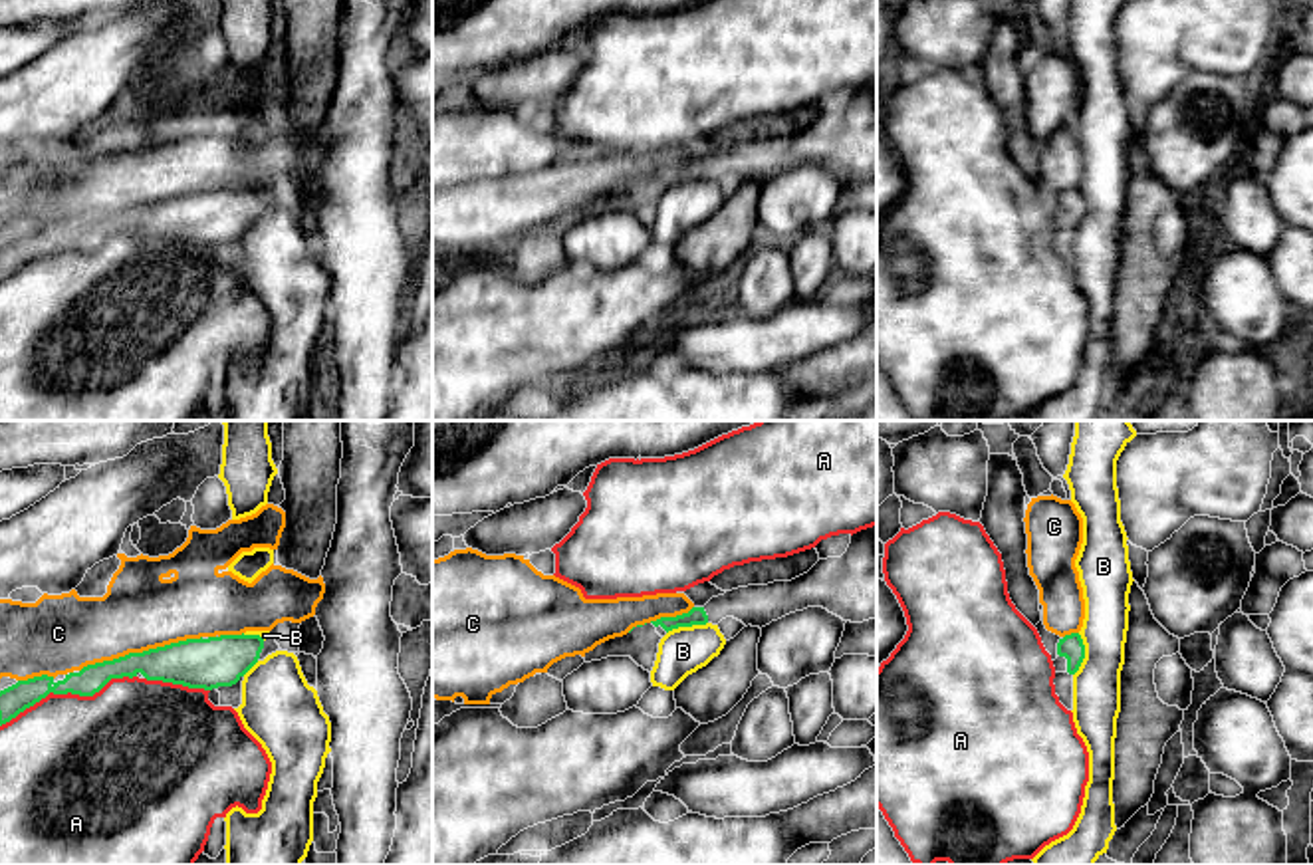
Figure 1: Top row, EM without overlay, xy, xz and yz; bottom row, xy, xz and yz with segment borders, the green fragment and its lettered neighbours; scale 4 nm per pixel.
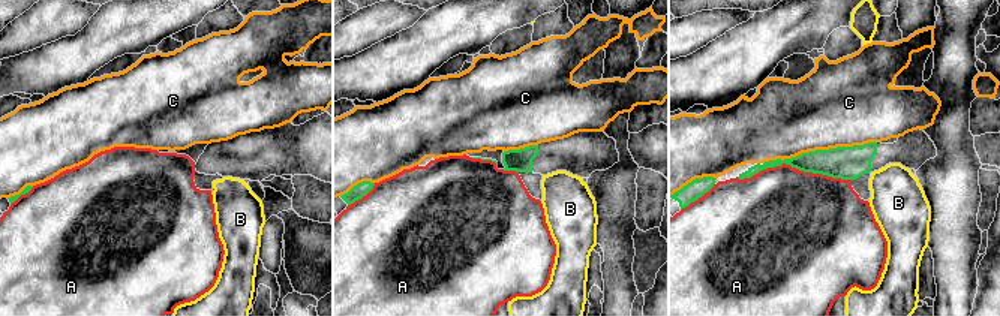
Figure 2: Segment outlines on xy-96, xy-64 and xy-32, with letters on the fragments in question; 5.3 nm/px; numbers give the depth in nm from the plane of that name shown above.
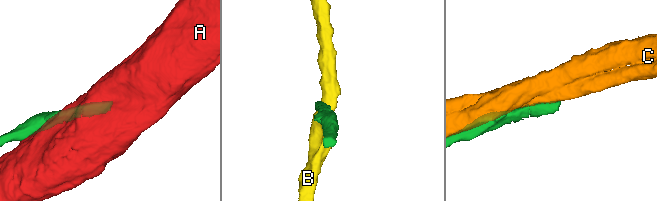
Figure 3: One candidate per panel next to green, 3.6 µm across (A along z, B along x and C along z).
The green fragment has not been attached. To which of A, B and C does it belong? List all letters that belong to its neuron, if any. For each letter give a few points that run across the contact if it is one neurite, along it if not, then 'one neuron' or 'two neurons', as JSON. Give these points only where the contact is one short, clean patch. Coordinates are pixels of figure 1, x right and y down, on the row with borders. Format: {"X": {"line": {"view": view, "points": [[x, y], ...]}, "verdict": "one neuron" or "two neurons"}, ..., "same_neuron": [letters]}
{"A": {"verdict": "two neurons"}, "B": {"line": {"view": "yz", "points": [[1079, 633], [1083, 661], [1074, 675]]}, "verdict": "two neurons"}, "C": {"verdict": "two neurons"}, "same_neuron": []}

